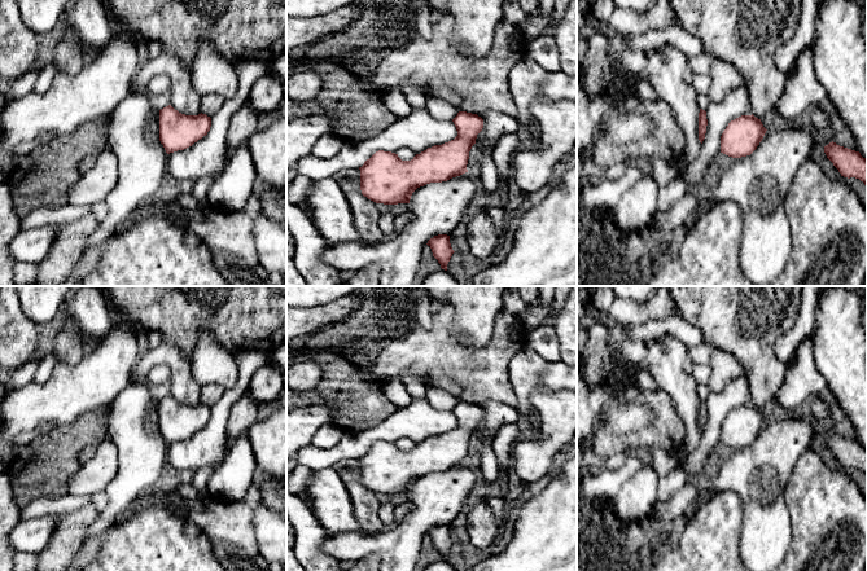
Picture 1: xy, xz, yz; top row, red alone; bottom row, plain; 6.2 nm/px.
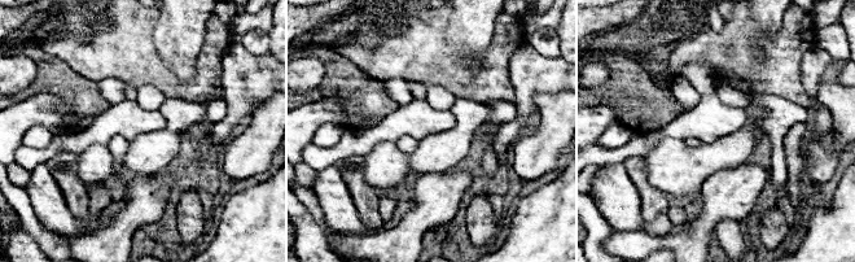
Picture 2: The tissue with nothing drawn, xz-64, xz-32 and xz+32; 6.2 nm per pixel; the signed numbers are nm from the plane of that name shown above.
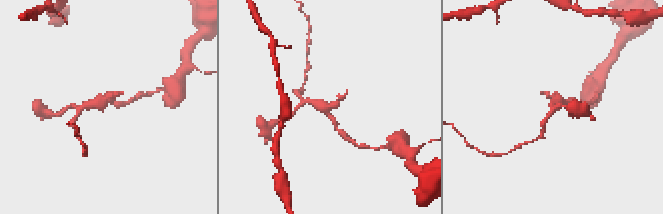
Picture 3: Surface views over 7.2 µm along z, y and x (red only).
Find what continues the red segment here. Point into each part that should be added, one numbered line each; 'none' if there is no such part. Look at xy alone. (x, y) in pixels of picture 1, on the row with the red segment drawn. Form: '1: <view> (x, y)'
none

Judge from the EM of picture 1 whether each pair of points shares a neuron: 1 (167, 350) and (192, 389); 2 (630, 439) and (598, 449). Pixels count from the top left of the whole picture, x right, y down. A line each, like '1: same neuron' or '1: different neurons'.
1: same neuron
2: same neuron

